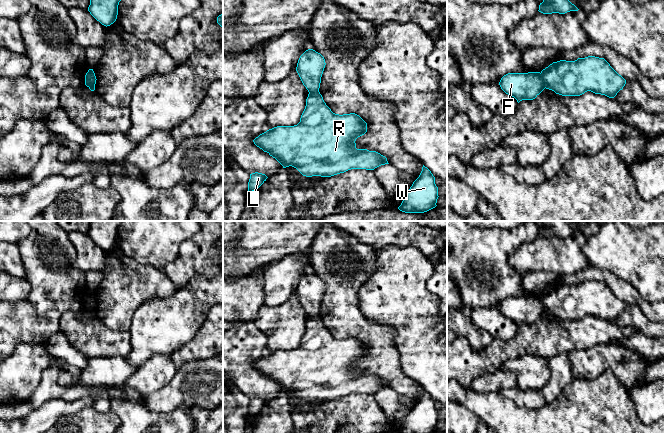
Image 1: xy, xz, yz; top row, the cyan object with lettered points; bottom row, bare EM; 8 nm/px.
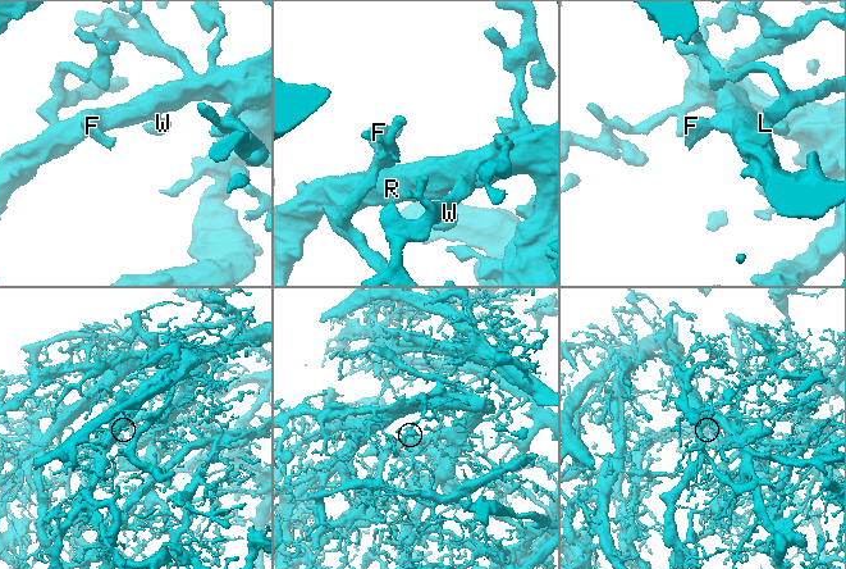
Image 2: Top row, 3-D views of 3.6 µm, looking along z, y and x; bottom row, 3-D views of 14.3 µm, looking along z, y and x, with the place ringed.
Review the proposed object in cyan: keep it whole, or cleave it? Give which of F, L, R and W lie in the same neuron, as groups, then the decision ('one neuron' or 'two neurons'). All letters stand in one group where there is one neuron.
F / L R W; two neurons

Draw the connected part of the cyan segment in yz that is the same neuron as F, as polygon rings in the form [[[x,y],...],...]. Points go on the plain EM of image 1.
[[[540,296],[508,297],[501,302],[499,309],[518,327],[535,323],[545,313]]]

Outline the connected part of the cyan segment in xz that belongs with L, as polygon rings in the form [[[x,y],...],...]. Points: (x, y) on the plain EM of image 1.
[[[252,397],[250,398],[250,403],[248,406],[248,415],[252,416],[257,414],[267,403],[268,401],[262,397]]]

